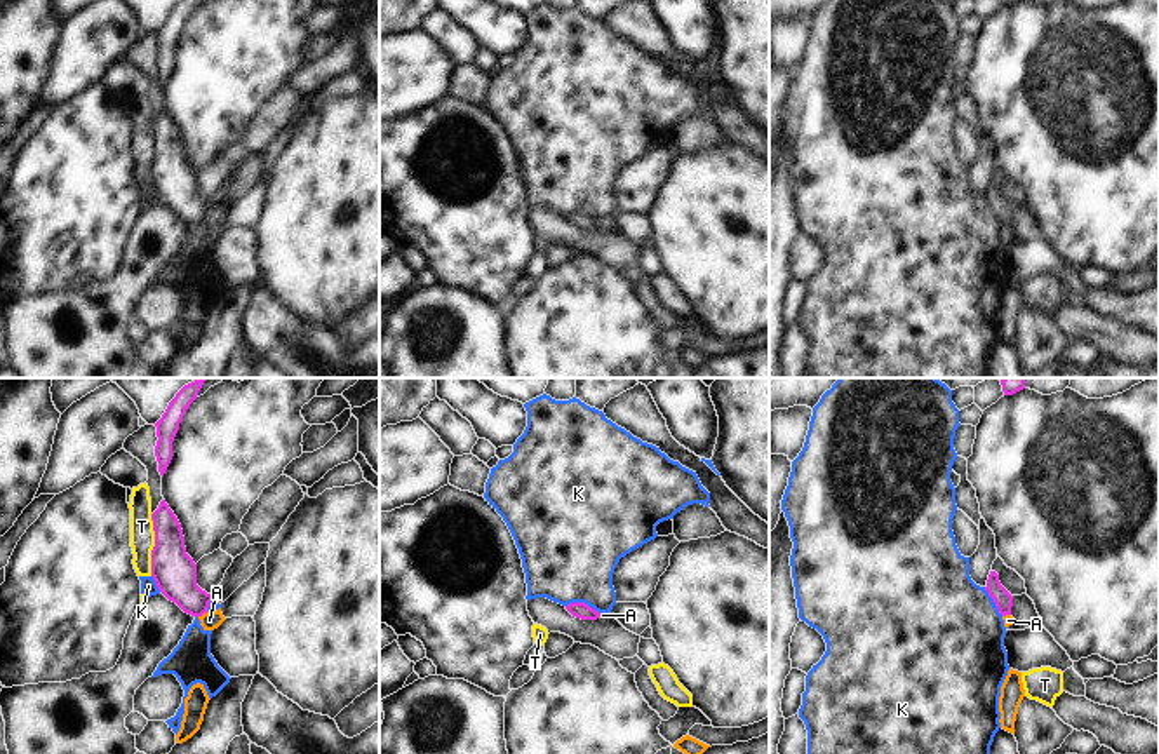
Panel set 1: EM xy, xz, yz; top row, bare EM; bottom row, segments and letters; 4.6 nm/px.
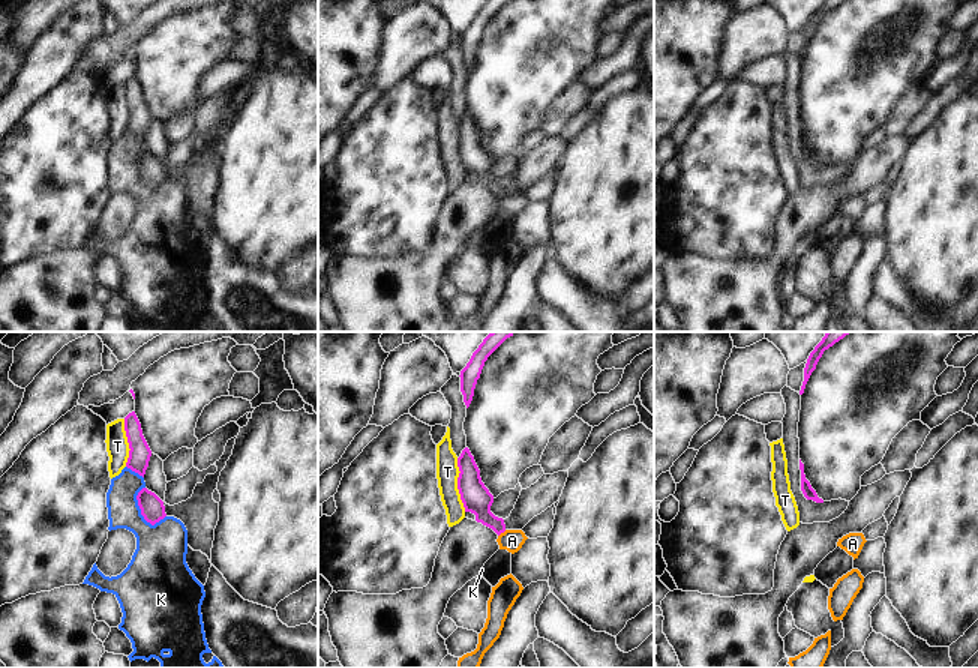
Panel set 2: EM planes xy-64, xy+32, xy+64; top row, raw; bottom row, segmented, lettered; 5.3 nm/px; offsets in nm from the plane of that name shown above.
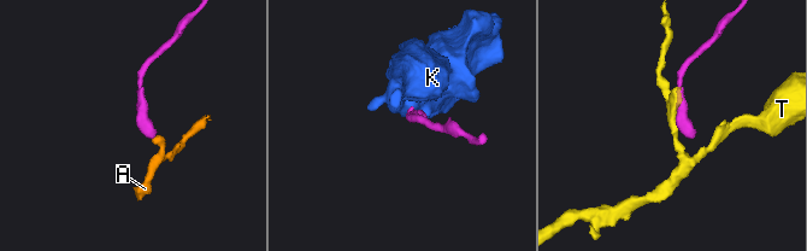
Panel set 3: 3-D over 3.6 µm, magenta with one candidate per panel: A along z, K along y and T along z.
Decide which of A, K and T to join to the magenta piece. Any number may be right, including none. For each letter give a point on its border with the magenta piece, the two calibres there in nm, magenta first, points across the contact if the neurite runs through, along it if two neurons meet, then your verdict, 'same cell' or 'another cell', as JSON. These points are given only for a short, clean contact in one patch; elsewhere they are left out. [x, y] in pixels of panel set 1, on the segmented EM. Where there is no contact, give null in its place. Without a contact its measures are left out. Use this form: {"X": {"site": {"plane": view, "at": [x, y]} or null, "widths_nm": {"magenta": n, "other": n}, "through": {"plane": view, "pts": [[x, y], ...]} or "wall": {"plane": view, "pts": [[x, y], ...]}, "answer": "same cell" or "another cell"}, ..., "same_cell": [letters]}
{"A": {"site": {"plane": "xy", "at": [202, 613]}, "widths_nm": {"magenta": 200, "other": 90}, "through": {"plane": "xy", "pts": [[173, 570], [180, 587], [202, 613], [209, 620]]}, "answer": "same cell"}, "K": {"site": {"plane": "xz", "at": [583, 603]}, "widths_nm": {"magenta": 80, "other": 440}, "wall": {"plane": "xz", "pts": [[566, 605], [587, 603], [601, 613]]}, "answer": "another cell"}, "T": {"site": {"plane": "xy", "at": [155, 545]}, "widths_nm": {"magenta": 200, "other": 110}, "wall": {"plane": "xy", "pts": [[150, 514], [154, 528], [152, 575]]}, "answer": "another cell"}, "same_cell": ["A"]}

